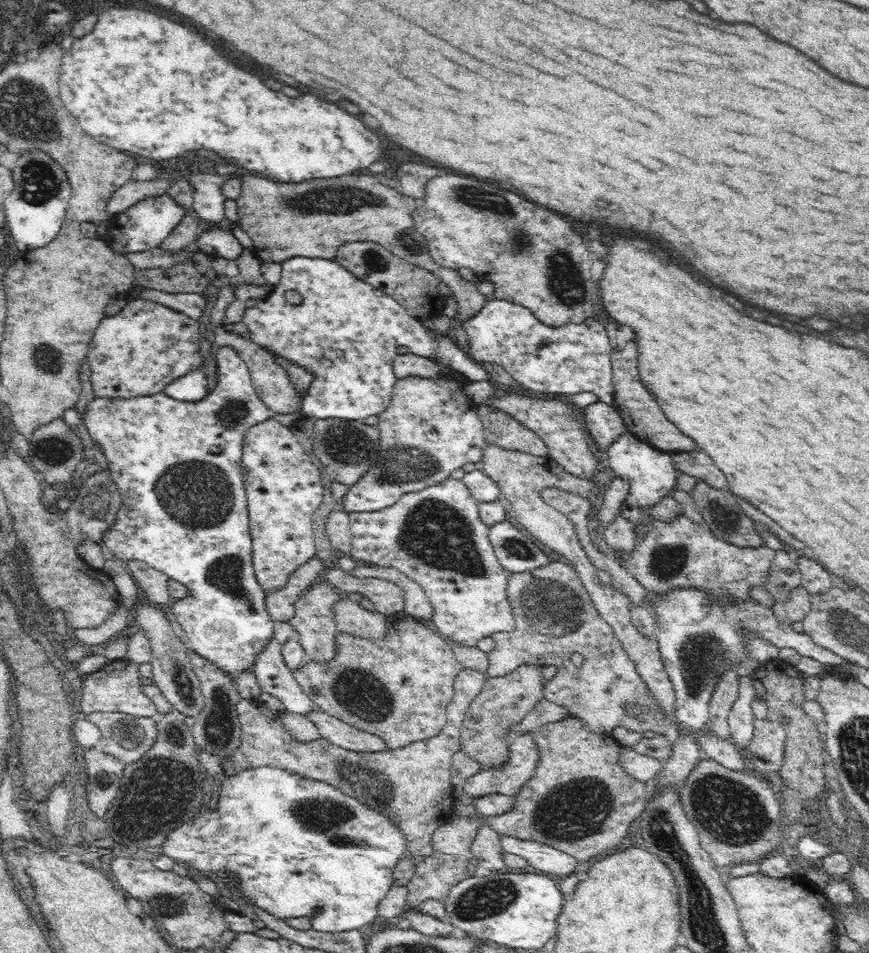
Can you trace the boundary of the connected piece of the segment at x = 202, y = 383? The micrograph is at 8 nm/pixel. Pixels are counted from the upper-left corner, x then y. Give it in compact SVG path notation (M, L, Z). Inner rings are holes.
M203 365L170 382L164 388L164 393L177 401L196 402L198 399L206 398L208 381Z

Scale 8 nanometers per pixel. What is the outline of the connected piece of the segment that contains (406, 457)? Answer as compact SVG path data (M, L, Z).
M445 371L443 378L408 378L396 380L392 392L392 402L383 414L380 414L378 428L380 431L380 450L374 466L359 478L359 481L348 487L344 496L344 511L346 512L378 512L394 506L404 494L409 491L424 490L428 486L438 486L440 482L451 478L454 470L464 468L465 464L476 464L482 460L486 440L484 425L472 405L460 392L462 381L450 379L450 371Z

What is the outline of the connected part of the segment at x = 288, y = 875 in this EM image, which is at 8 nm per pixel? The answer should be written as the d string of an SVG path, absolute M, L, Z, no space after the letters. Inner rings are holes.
M266 766L249 768L232 778L228 796L222 792L220 812L204 812L200 820L170 832L164 858L154 860L154 865L172 871L170 864L174 860L184 860L204 872L230 869L240 877L248 896L271 915L284 920L306 916L311 920L312 929L336 934L358 930L374 922L379 915L380 902L393 887L392 872L407 855L407 842L390 818L336 787L279 767Z

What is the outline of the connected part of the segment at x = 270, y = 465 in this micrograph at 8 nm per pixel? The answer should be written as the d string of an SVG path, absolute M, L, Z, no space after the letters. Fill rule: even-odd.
M274 418L260 425L251 426L244 433L241 465L250 515L249 527L253 544L255 577L265 594L269 591L284 590L288 576L300 566L304 566L309 559L316 557L312 516L324 502L322 475L290 427L276 422Z

